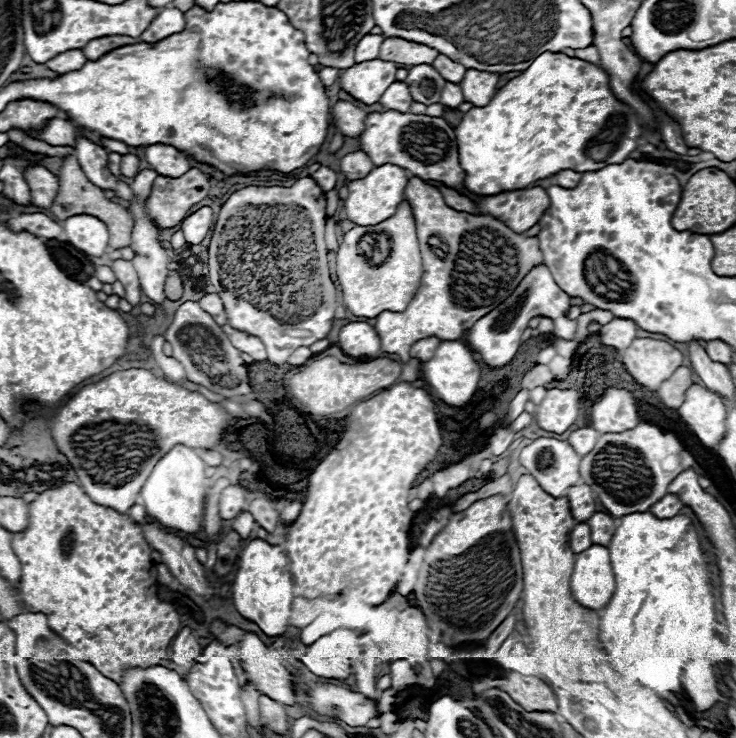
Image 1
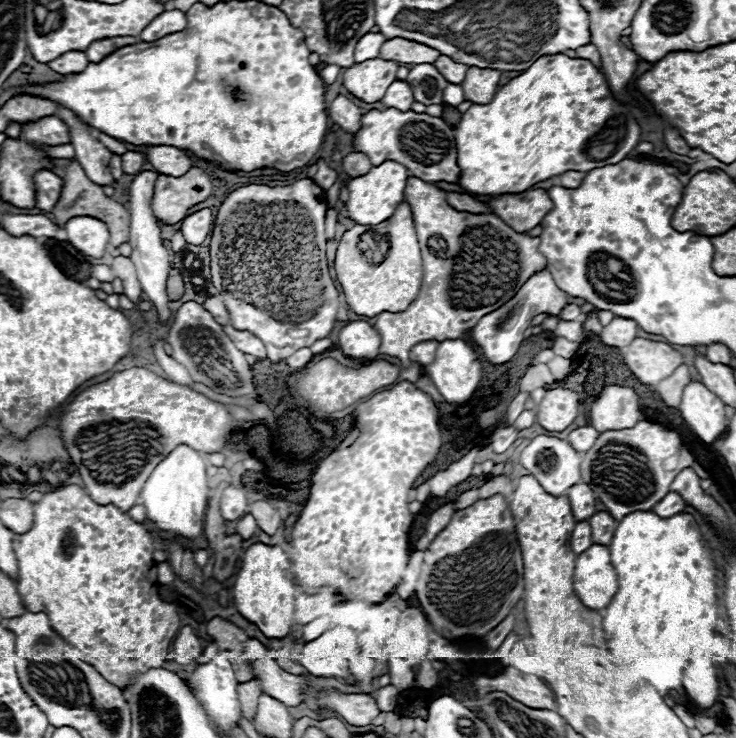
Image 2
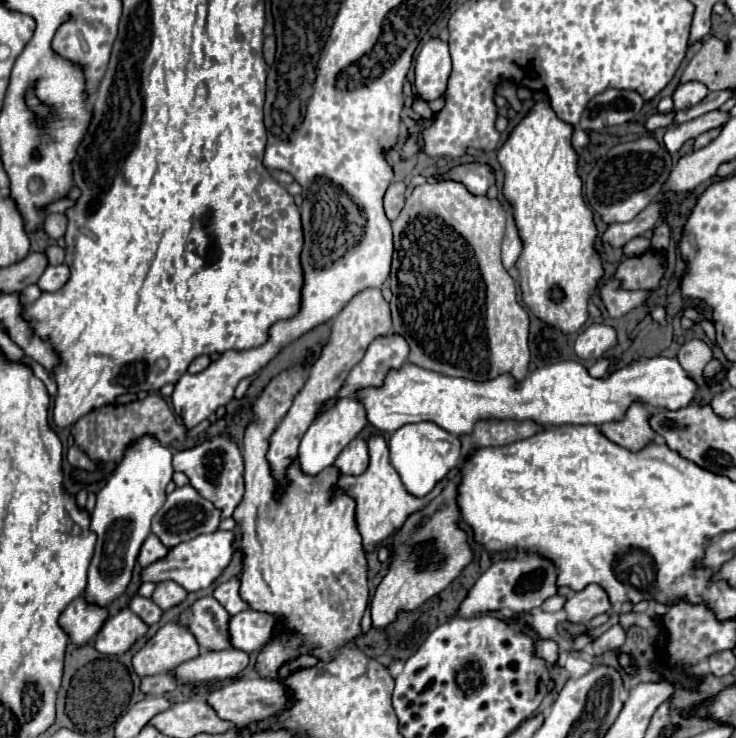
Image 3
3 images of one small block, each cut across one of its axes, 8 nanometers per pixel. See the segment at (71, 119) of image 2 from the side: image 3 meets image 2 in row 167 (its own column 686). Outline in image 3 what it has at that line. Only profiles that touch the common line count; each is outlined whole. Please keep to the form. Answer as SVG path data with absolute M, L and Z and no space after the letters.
M684 82L684 84L680 84L672 94L674 110L686 110L686 108L698 104L706 96L706 92L708 92L708 88L702 82Z

